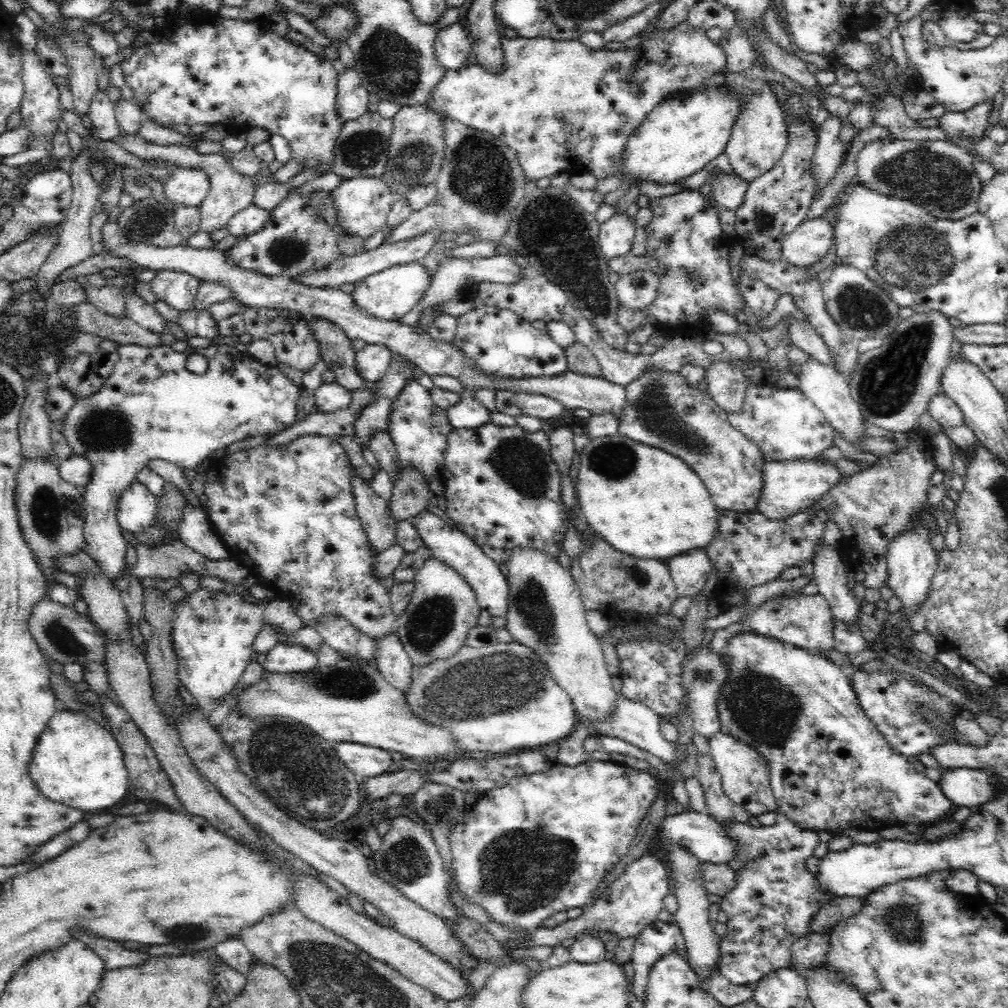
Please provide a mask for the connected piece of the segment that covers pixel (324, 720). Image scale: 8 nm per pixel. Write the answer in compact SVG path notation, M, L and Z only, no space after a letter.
M341 655L334 666L317 663L306 672L276 672L264 668L257 682L234 688L228 695L235 699L230 713L240 712L240 715L248 715L250 719L265 716L294 719L324 740L356 742L412 758L460 756L448 728L426 723L414 715L408 709L402 692L381 675L374 661L353 655Z

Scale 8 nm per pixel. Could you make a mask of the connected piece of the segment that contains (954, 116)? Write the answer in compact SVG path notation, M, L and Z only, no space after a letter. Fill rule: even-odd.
M994 99L984 100L980 104L976 104L973 108L963 112L956 113L945 113L943 116L938 118L938 128L941 132L944 133L944 141L951 142L951 138L956 138L964 141L970 141L973 143L977 140L982 140L986 138L990 129L991 124L991 113L993 112Z

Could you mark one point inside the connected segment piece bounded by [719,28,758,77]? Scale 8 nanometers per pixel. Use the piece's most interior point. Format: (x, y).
(741, 55)

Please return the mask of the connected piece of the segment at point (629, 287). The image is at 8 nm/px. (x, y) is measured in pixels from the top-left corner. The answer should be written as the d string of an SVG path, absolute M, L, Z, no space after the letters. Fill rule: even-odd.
M636 270L620 276L615 284L619 304L632 310L648 306L658 288L658 277L649 270Z

